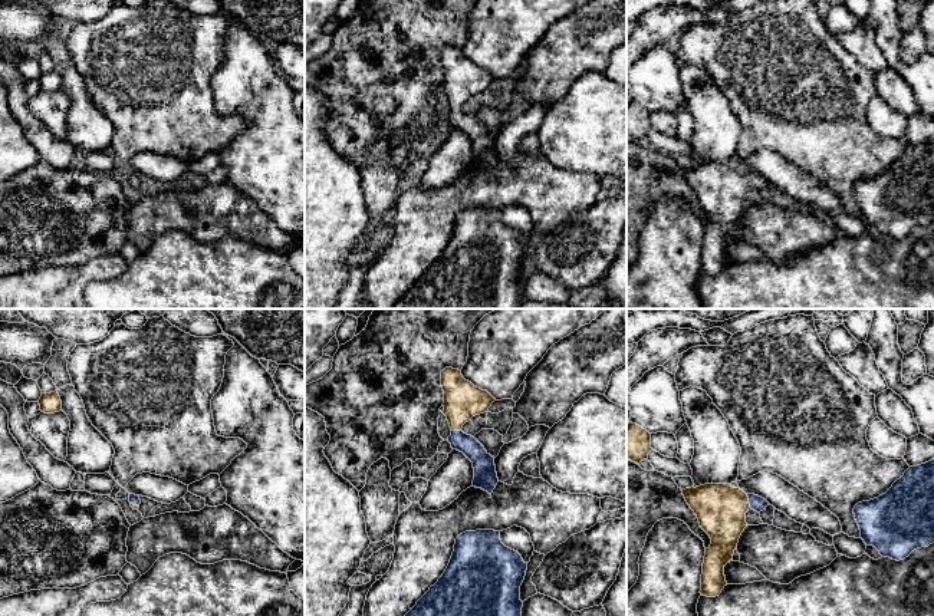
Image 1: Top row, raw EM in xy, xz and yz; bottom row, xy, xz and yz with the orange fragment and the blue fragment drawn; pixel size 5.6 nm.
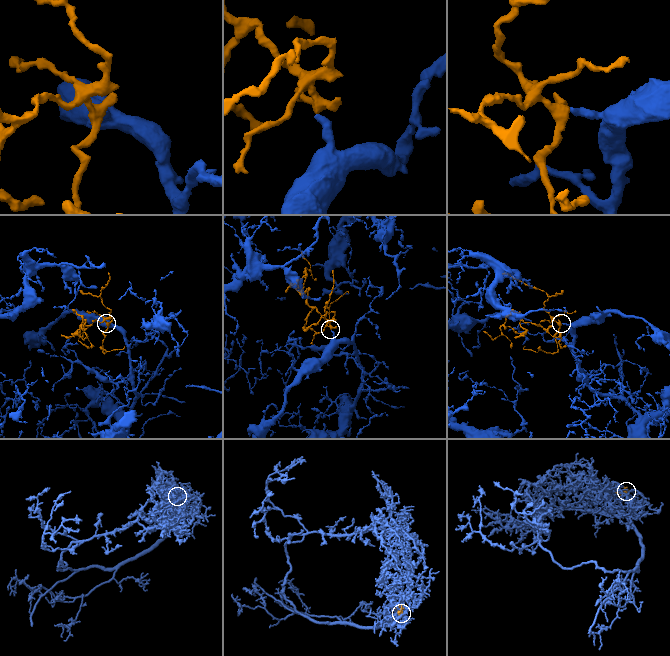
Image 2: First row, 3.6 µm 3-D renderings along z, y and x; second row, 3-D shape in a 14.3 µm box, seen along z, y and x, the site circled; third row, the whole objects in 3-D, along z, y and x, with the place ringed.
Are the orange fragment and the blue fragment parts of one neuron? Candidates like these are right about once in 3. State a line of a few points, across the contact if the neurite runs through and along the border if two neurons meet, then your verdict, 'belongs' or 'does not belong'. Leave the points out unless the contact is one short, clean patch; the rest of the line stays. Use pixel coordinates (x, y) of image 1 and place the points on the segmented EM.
line yz (720, 509), (733, 503), (747, 501), (756, 503); belongs

